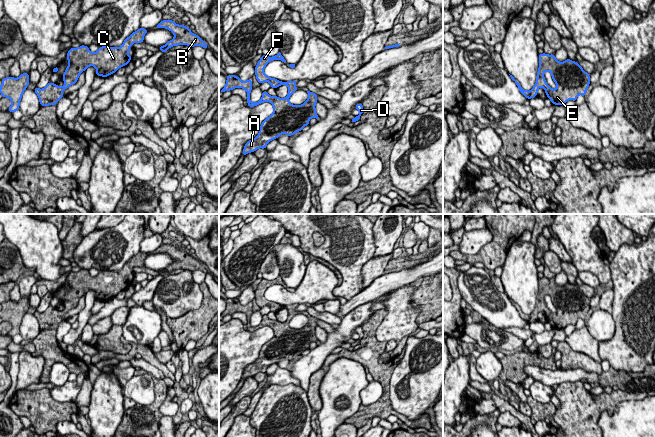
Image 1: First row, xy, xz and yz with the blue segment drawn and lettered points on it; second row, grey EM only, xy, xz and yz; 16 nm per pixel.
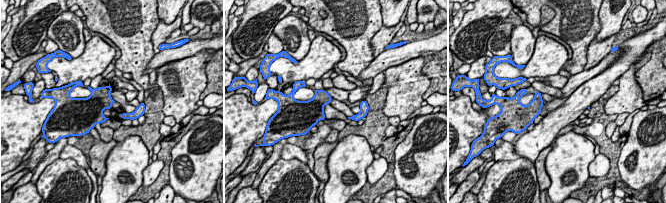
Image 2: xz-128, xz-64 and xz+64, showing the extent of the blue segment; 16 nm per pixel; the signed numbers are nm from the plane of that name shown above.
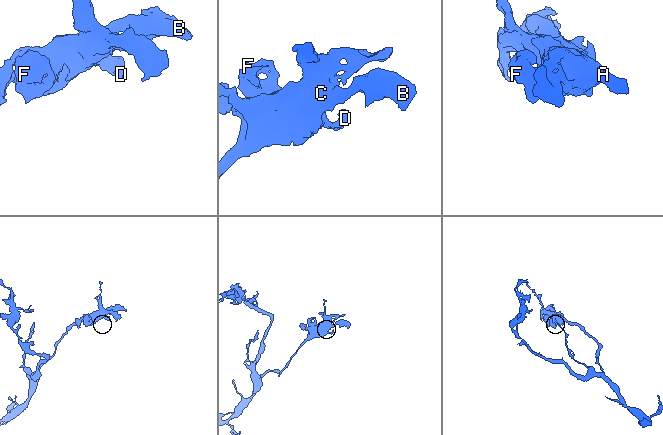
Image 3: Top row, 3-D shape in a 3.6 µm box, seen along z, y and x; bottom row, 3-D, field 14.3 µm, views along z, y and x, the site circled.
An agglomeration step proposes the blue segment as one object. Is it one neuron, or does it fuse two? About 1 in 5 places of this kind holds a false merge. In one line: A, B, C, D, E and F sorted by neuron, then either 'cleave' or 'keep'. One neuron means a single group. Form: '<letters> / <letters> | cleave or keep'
A B C D E F | keep

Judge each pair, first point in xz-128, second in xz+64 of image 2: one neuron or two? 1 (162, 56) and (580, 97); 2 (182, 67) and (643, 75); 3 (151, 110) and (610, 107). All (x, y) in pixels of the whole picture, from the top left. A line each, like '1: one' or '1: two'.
1: two
2: two
3: two

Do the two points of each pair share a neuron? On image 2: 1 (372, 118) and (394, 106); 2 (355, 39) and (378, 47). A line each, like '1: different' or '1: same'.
1: different
2: different

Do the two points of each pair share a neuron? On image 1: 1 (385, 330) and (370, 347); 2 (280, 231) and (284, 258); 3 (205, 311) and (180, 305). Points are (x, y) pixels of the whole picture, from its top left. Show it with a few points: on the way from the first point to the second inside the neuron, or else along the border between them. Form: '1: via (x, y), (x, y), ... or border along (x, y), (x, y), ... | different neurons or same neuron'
1: border along (385, 317), (375, 333), (375, 337), (380, 342) | different neurons
2: border along (280, 243), (271, 250) | different neurons
3: border along (199, 286), (202, 303), (197, 308), (174, 318) | different neurons

